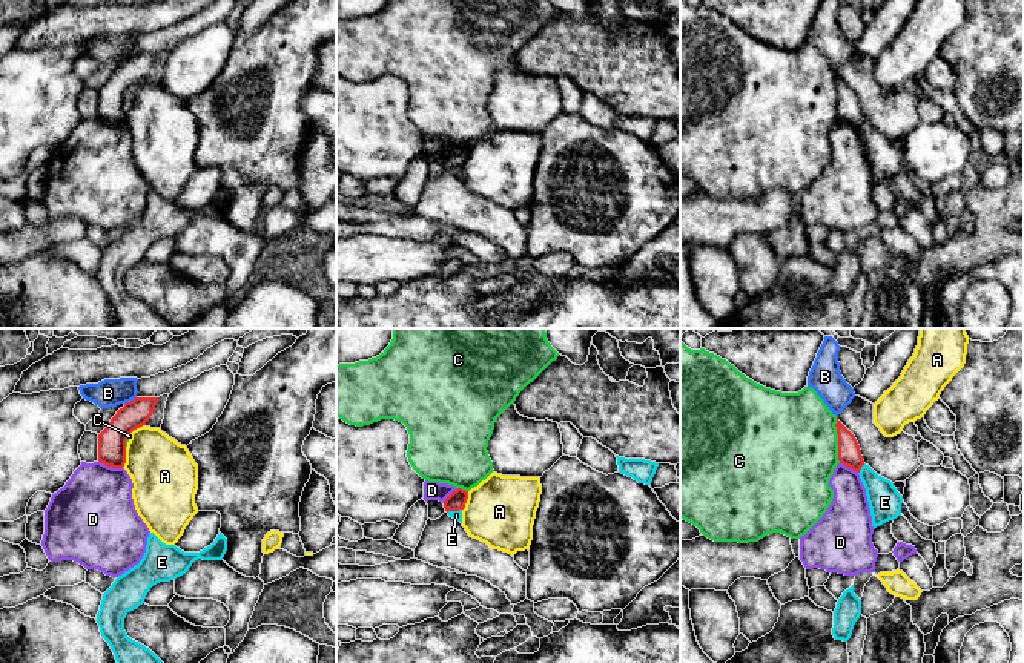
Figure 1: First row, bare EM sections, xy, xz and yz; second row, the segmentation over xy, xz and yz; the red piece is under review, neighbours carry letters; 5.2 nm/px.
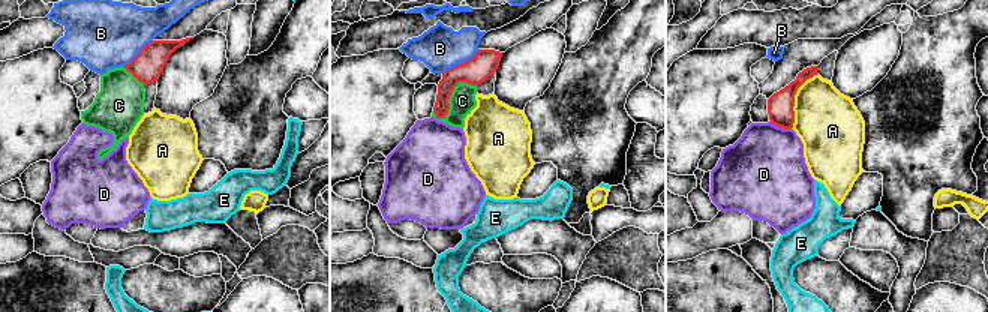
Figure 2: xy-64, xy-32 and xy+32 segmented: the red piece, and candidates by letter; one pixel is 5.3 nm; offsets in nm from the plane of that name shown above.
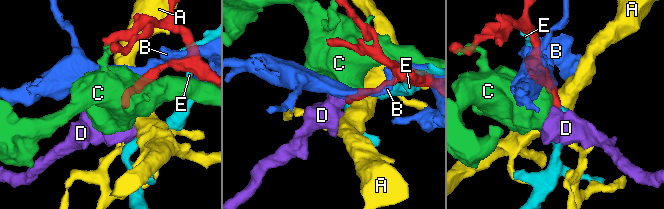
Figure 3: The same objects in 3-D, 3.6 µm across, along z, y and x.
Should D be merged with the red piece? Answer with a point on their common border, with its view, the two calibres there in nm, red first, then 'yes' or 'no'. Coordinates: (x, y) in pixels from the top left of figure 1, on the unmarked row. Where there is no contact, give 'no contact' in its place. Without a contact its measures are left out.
meets red in xy at (111, 122); 140 nm thick on the red side, 400 nm on the other; no

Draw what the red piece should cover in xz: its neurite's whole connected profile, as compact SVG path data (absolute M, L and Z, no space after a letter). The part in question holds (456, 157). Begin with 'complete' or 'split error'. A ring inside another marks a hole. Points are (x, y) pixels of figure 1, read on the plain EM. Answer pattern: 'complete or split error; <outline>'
complete; M457 144L444 158L445 167L459 167L465 164L468 147Z

